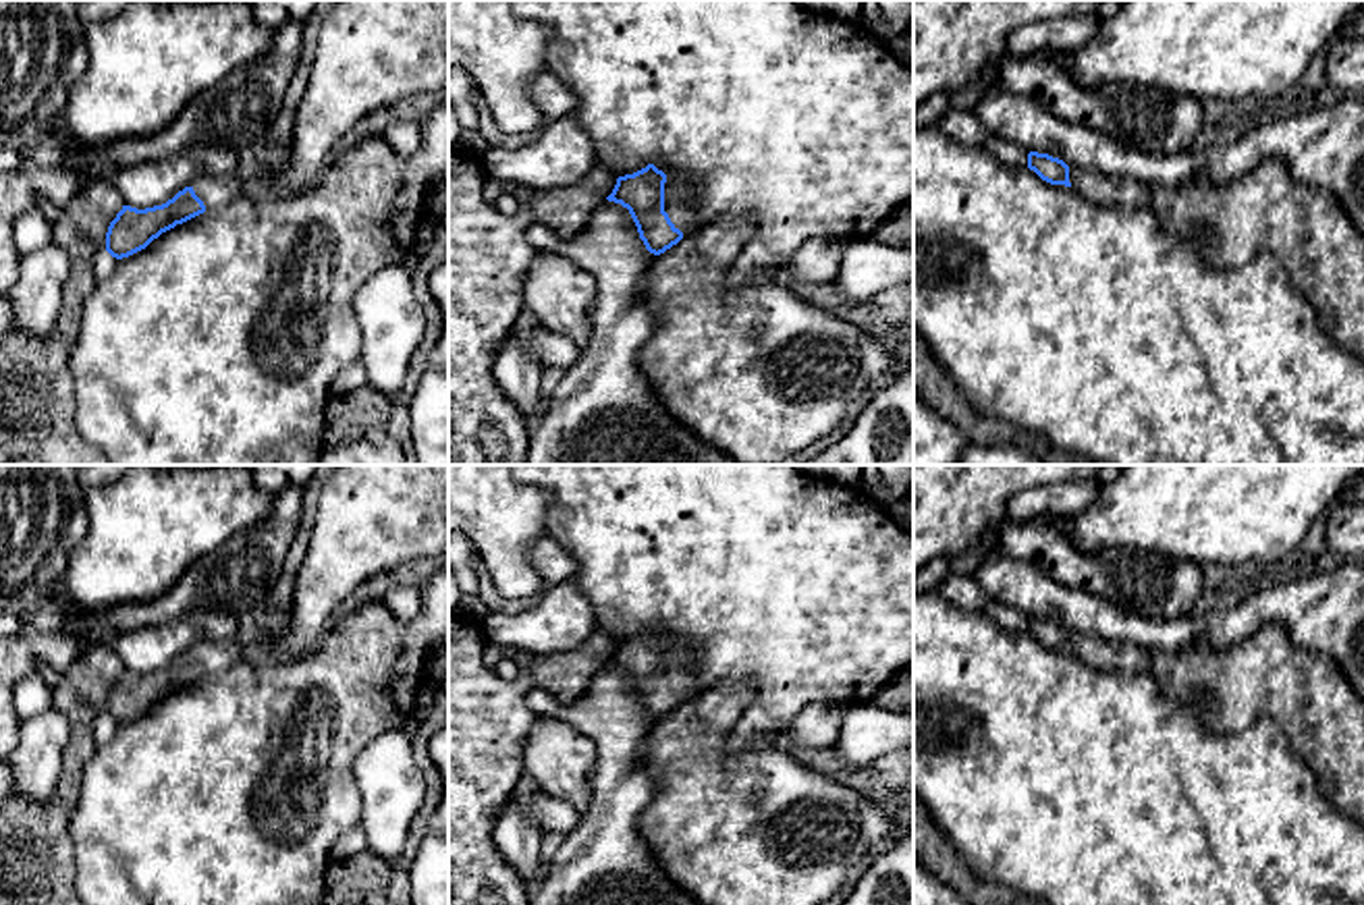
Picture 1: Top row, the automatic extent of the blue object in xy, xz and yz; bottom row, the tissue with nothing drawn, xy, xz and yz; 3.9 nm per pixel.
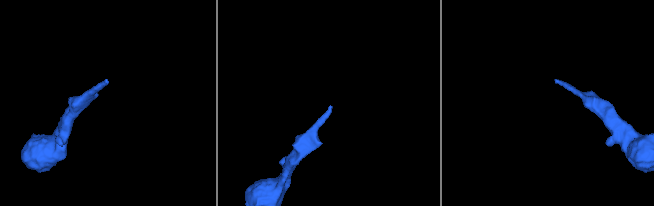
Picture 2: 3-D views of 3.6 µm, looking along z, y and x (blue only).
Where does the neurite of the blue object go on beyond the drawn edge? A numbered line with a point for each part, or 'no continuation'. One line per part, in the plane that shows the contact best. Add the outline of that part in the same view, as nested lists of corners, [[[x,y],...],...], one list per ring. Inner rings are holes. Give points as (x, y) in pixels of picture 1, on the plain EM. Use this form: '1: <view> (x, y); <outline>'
1: xz (679, 659); [[[685,643],[664,648],[664,677],[683,700],[695,695],[693,652]]]

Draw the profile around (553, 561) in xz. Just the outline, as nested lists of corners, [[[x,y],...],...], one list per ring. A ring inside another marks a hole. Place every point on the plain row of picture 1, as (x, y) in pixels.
[[[542,536],[527,548],[527,560],[548,587],[573,579],[579,569],[573,554],[550,536]]]

